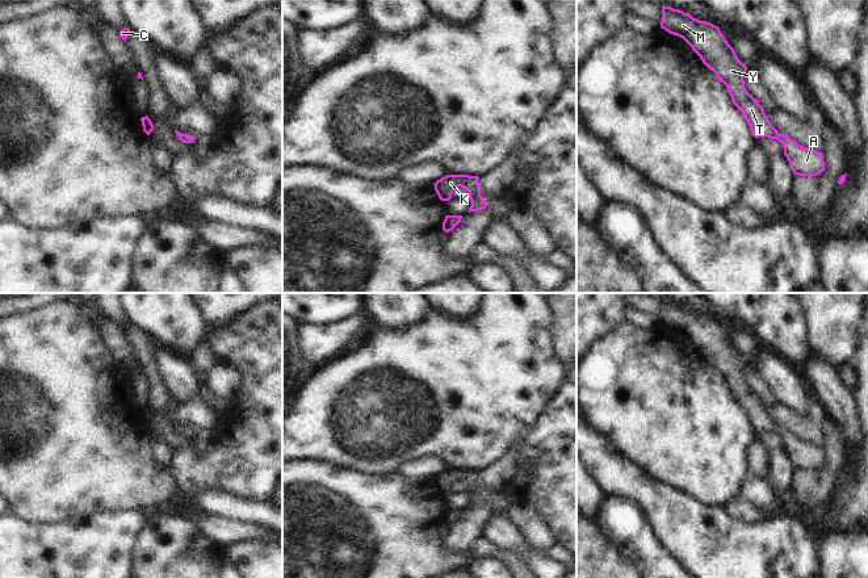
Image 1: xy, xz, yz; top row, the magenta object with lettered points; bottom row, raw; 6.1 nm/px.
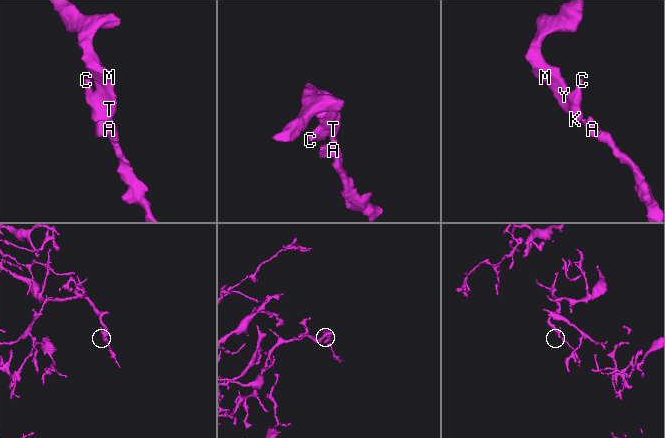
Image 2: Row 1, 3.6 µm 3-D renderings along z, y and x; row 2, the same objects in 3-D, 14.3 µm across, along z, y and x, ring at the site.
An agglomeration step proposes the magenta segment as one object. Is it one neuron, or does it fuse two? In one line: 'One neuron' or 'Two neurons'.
One neuron

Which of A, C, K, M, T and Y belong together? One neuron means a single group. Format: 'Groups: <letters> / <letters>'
Groups: A C K M T Y

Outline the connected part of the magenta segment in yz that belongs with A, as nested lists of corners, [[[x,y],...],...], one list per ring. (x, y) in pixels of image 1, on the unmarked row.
[[[662,300],[662,307],[661,322],[683,332],[726,380],[733,398],[743,407],[755,432],[777,434],[794,469],[817,470],[825,465],[823,448],[798,439],[788,428],[780,428],[759,395],[746,385],[743,369],[747,361],[738,353],[718,321],[671,301]]]

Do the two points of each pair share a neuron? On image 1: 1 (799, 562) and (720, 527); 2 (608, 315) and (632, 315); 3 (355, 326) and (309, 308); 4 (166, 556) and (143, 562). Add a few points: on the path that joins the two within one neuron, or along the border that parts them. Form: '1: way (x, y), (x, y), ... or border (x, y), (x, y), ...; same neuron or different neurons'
1: way (779, 562), (754, 561), (739, 547); same neuron
2: border (629, 306), (625, 310), (625, 319); different neurons
3: border (359, 310), (338, 321), (309, 325); different neurons
4: way (160, 561), (149, 562); same neuron

